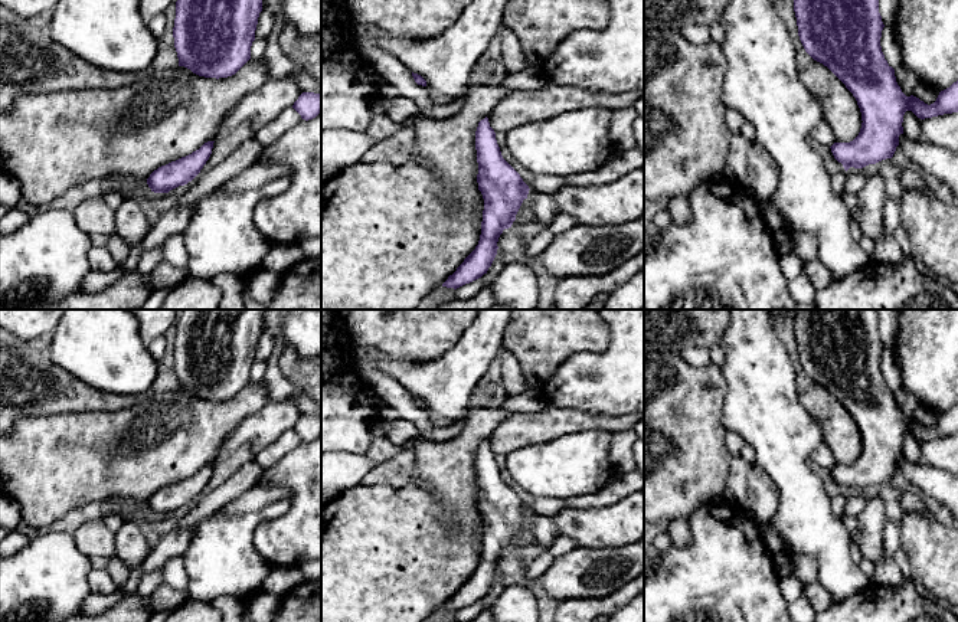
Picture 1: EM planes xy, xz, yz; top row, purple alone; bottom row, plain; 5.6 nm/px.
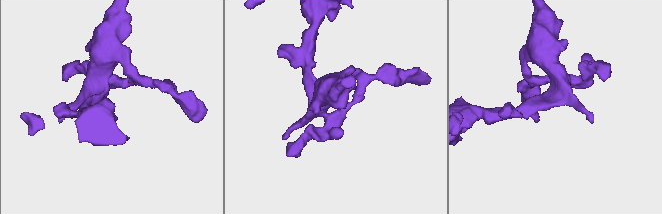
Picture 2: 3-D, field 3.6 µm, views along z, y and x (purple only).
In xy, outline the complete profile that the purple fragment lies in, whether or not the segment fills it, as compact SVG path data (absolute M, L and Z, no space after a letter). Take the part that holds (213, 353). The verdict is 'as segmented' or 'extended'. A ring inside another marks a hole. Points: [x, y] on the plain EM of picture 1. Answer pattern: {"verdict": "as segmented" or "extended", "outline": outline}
{"verdict": "as segmented", "outline": "M182 310L173 350L179 389L205 400L235 397L249 382L265 310Z"}

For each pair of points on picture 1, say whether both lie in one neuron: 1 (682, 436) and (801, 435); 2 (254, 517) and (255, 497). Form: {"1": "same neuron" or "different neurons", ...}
{"1": "different neurons", "2": "different neurons"}

